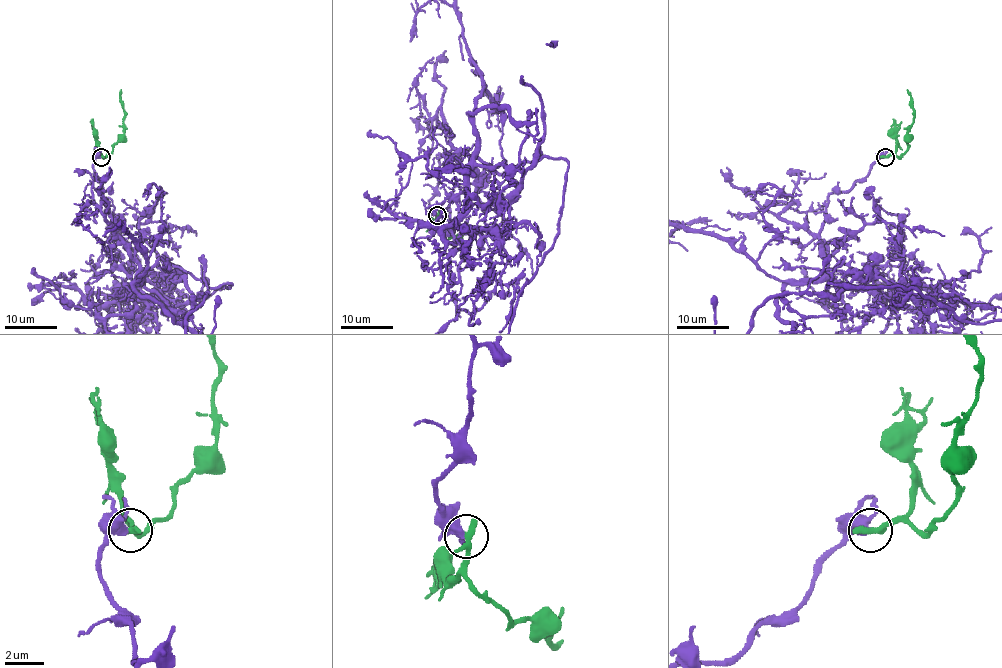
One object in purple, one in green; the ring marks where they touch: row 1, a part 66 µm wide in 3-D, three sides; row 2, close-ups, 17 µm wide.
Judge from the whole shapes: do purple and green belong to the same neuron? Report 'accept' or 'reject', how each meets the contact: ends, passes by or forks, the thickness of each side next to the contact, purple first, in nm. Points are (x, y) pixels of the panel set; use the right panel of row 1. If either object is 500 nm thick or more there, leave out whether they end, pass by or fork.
reject; purple passes by; green ends; calibres 360 and 440 nm

